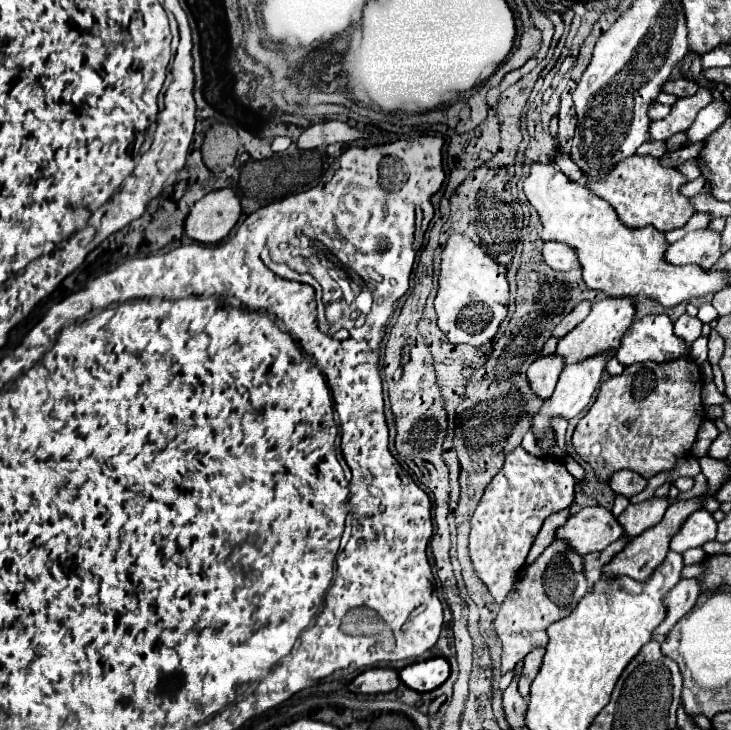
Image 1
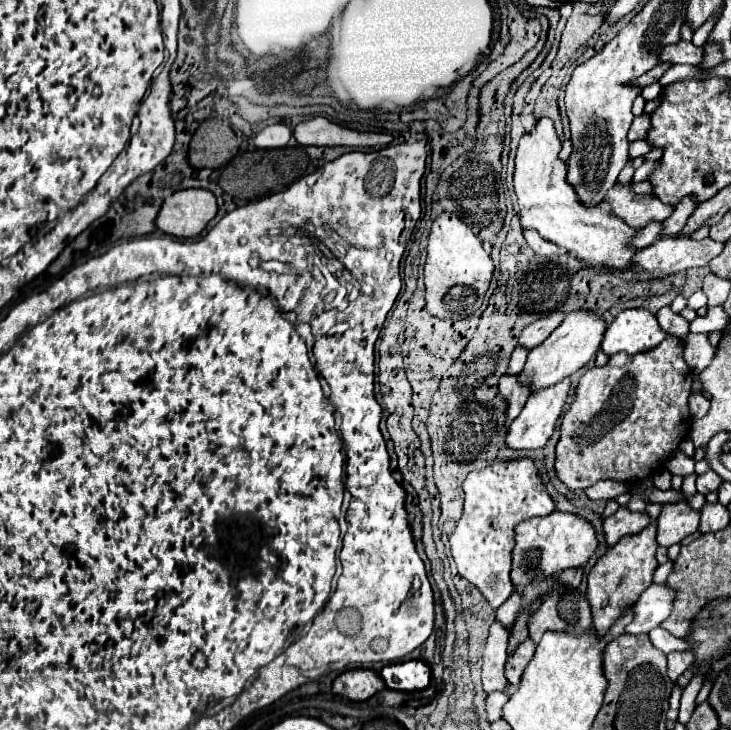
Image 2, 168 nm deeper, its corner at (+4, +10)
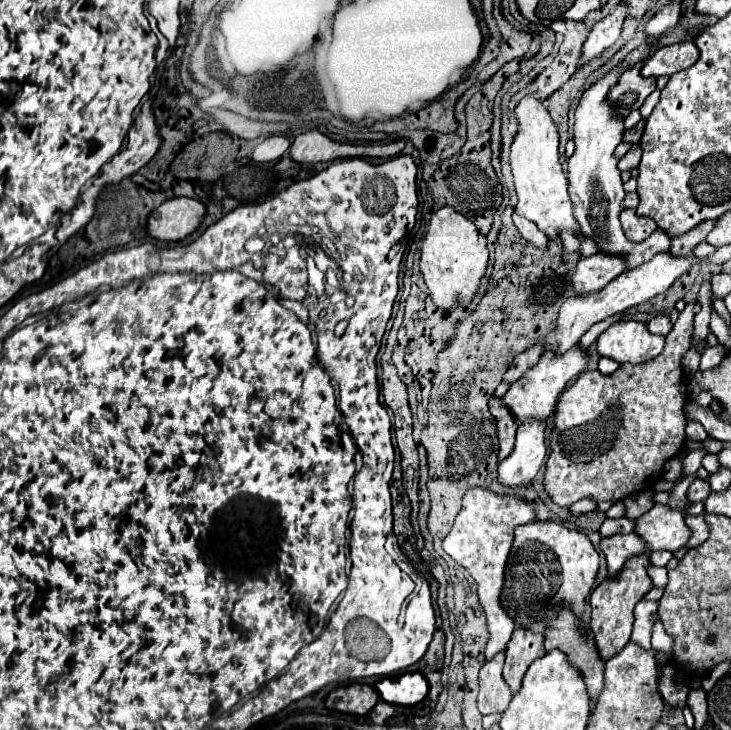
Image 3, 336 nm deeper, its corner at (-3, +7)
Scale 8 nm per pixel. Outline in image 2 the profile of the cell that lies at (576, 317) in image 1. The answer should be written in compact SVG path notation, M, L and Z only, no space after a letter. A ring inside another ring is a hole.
M552 312L550 316L540 318L540 320L528 324L528 326L520 332L520 336L518 336L518 346L524 346L526 350L536 348L538 344L542 344L542 342L552 334L552 330L554 330L556 326L560 326L562 320L564 320L564 314L562 314L562 312Z

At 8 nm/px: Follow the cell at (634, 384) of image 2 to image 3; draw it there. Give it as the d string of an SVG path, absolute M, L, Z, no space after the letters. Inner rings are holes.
M691 303L681 311L659 357L639 365L621 363L619 369L611 375L603 375L601 371L583 371L579 379L561 393L557 403L555 429L551 435L551 455L547 459L545 473L545 491L557 505L565 507L583 497L595 497L597 501L617 501L631 495L633 491L645 491L655 481L663 479L665 463L679 455L685 447L687 417L683 415L683 407L689 399L689 383L683 373L681 359L691 347L693 317L695 311Z

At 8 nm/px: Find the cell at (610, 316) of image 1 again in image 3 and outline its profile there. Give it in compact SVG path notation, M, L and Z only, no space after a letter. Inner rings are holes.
M579 343L573 345L567 353L543 353L541 359L537 361L535 367L531 367L519 381L515 381L509 391L503 397L503 403L511 409L511 413L517 417L517 423L523 423L529 417L535 419L545 419L549 417L549 413L555 409L559 395L563 393L563 389L567 387L567 383L571 379L575 379L577 375L581 375L589 365L589 351L585 347L581 347Z

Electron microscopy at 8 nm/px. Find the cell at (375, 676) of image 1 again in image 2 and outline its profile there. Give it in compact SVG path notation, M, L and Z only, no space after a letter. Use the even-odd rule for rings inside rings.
M350 670L340 674L332 684L332 694L344 696L352 702L364 702L384 688L380 676L372 670Z

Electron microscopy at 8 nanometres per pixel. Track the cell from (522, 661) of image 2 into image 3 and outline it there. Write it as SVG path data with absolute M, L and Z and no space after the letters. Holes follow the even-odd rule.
M517 625L515 633L511 635L511 641L507 645L507 659L505 659L505 667L503 667L503 677L513 693L519 691L523 675L529 669L529 665L543 655L545 655L543 635L531 633L529 629Z

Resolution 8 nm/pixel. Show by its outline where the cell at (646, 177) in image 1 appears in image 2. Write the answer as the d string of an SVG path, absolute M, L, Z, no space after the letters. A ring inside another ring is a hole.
M614 186L608 192L606 204L614 214L632 228L644 228L648 222L662 222L672 214L672 206L664 206L658 198L634 196L626 186Z

